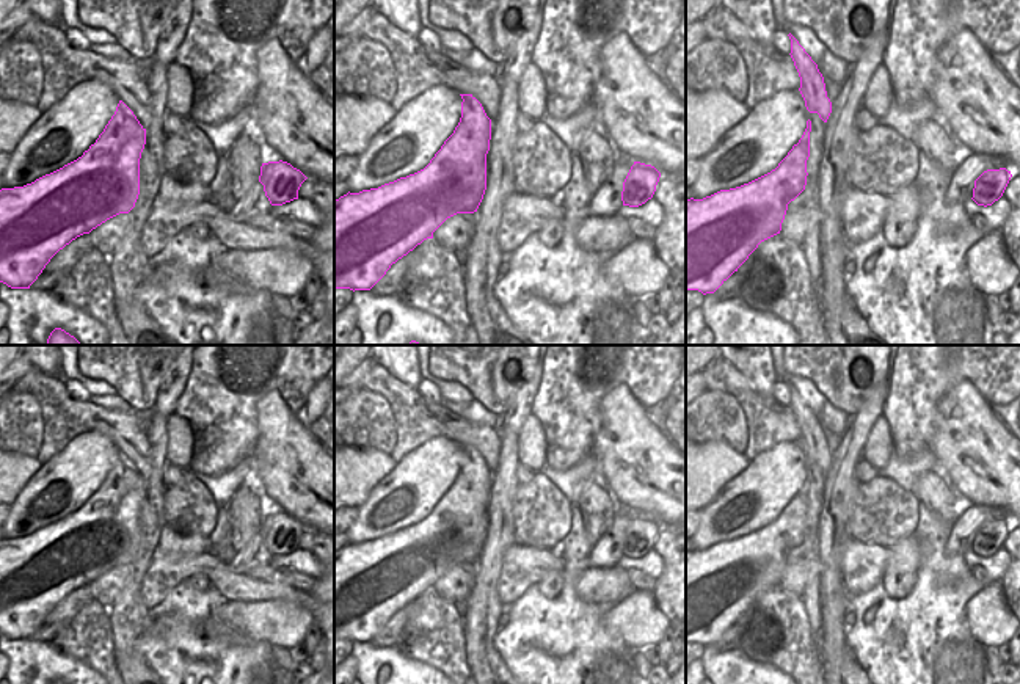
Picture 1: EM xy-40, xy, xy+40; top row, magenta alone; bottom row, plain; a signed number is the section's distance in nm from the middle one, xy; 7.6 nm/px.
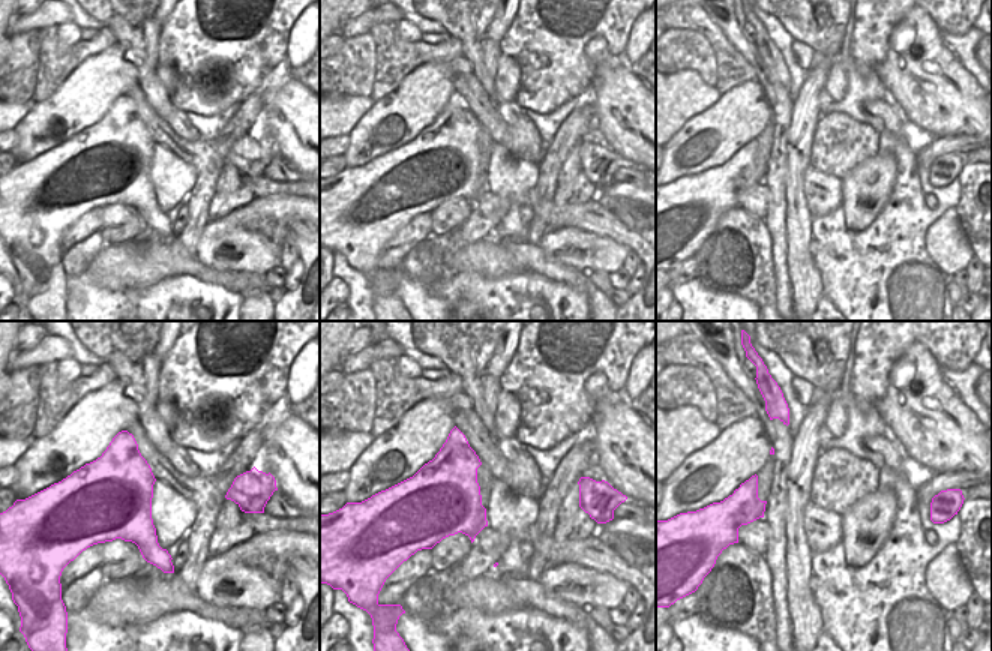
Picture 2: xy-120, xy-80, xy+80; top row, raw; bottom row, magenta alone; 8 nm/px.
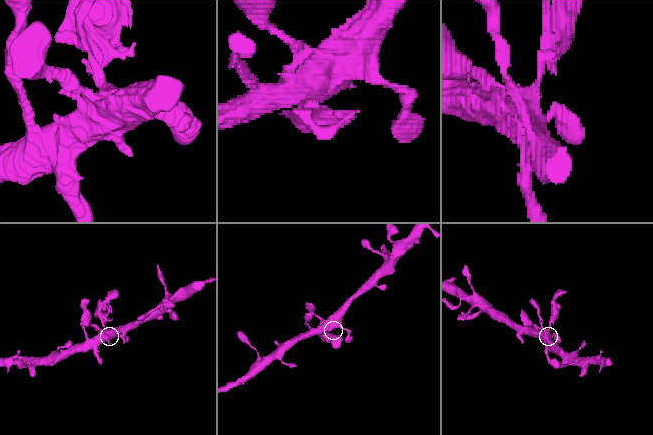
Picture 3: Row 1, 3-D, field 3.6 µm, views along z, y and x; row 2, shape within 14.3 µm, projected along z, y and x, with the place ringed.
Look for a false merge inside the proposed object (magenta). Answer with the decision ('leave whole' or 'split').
split

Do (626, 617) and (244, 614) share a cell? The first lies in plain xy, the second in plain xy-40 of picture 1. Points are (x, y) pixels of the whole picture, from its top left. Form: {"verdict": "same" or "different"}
{"verdict": "same"}

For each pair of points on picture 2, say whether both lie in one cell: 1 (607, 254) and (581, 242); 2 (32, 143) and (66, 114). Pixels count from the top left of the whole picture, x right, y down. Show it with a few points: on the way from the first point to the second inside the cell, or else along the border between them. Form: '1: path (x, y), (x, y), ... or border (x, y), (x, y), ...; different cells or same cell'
1: path (601, 254), (587, 248); same cell
2: path (36, 134), (56, 116); same cell

